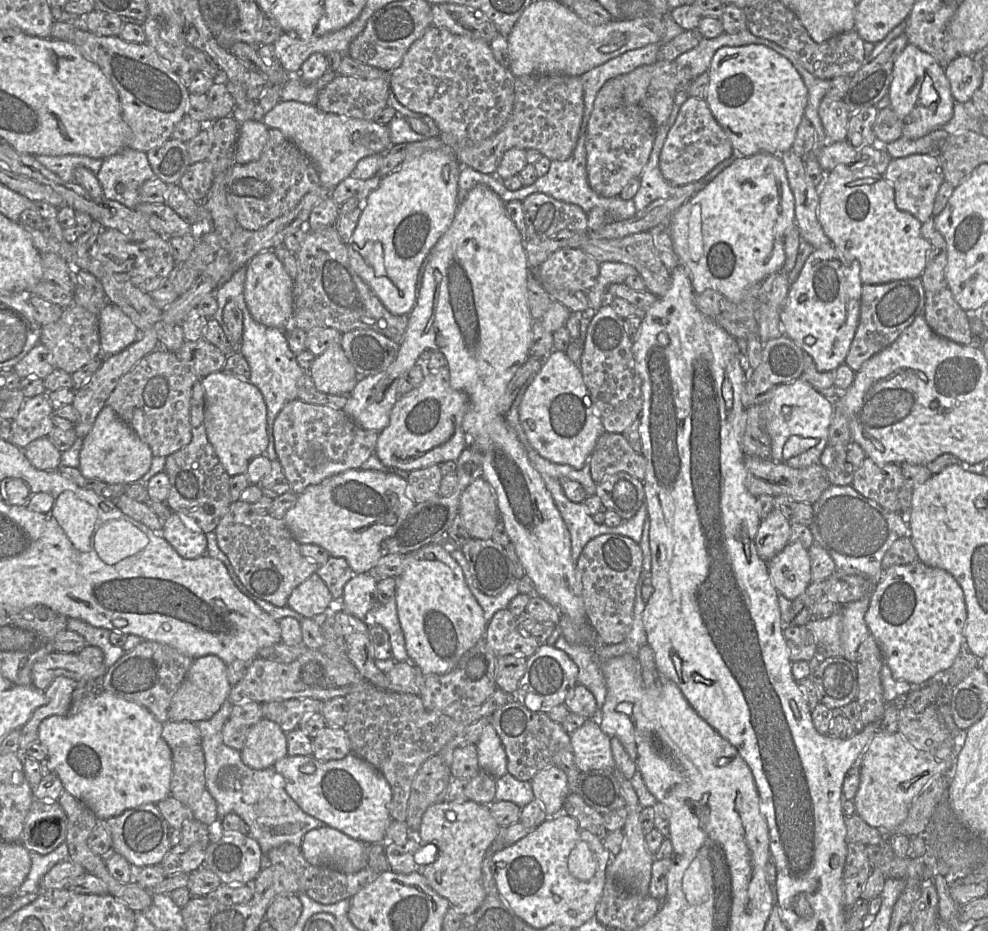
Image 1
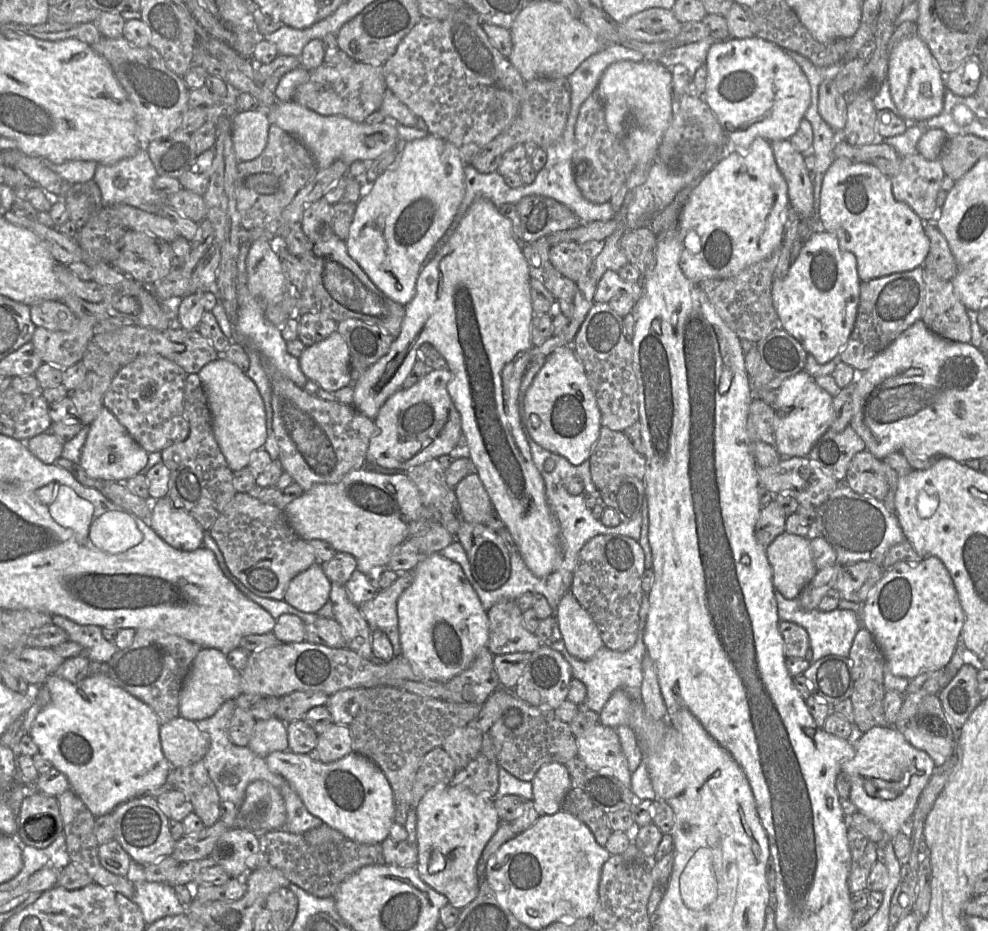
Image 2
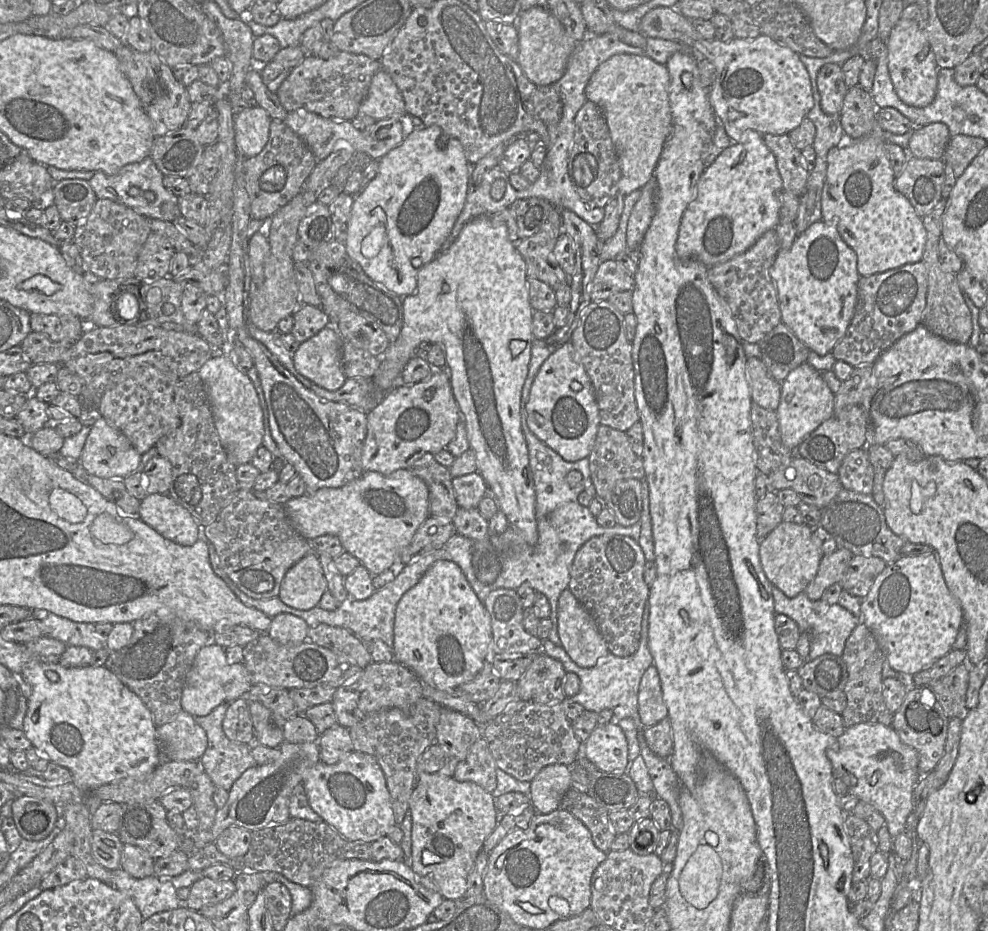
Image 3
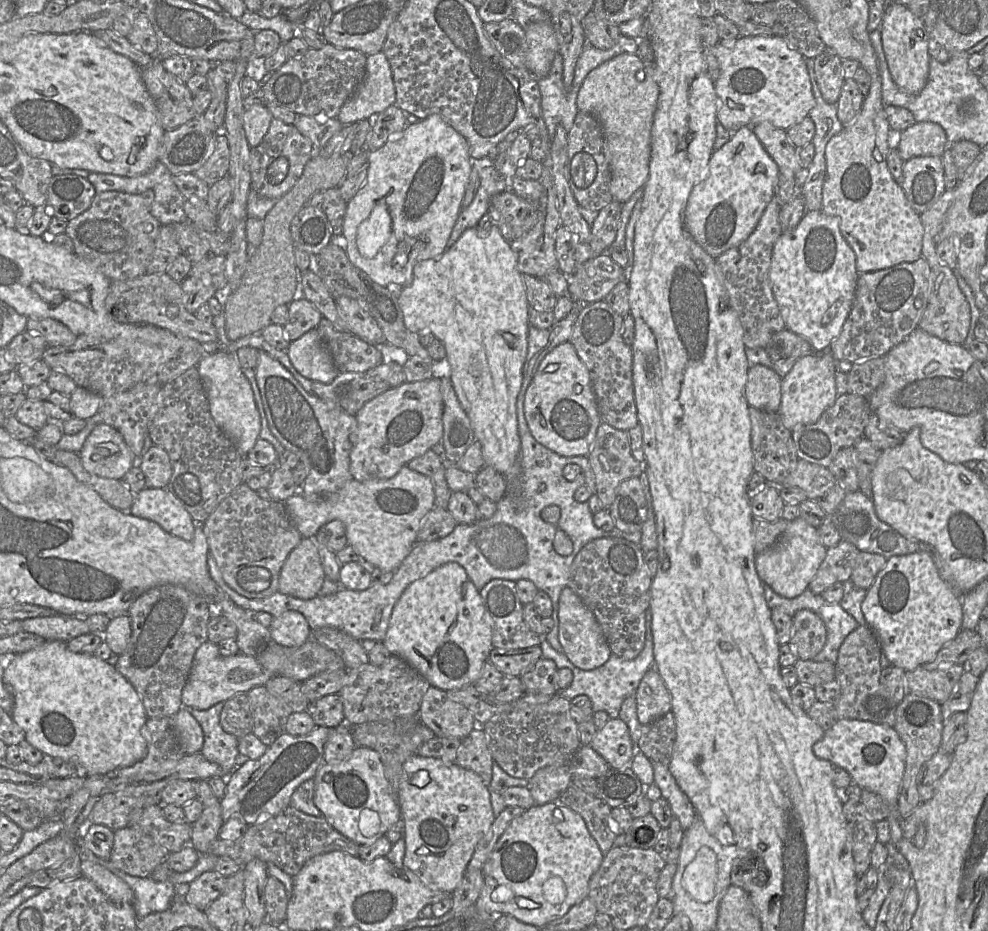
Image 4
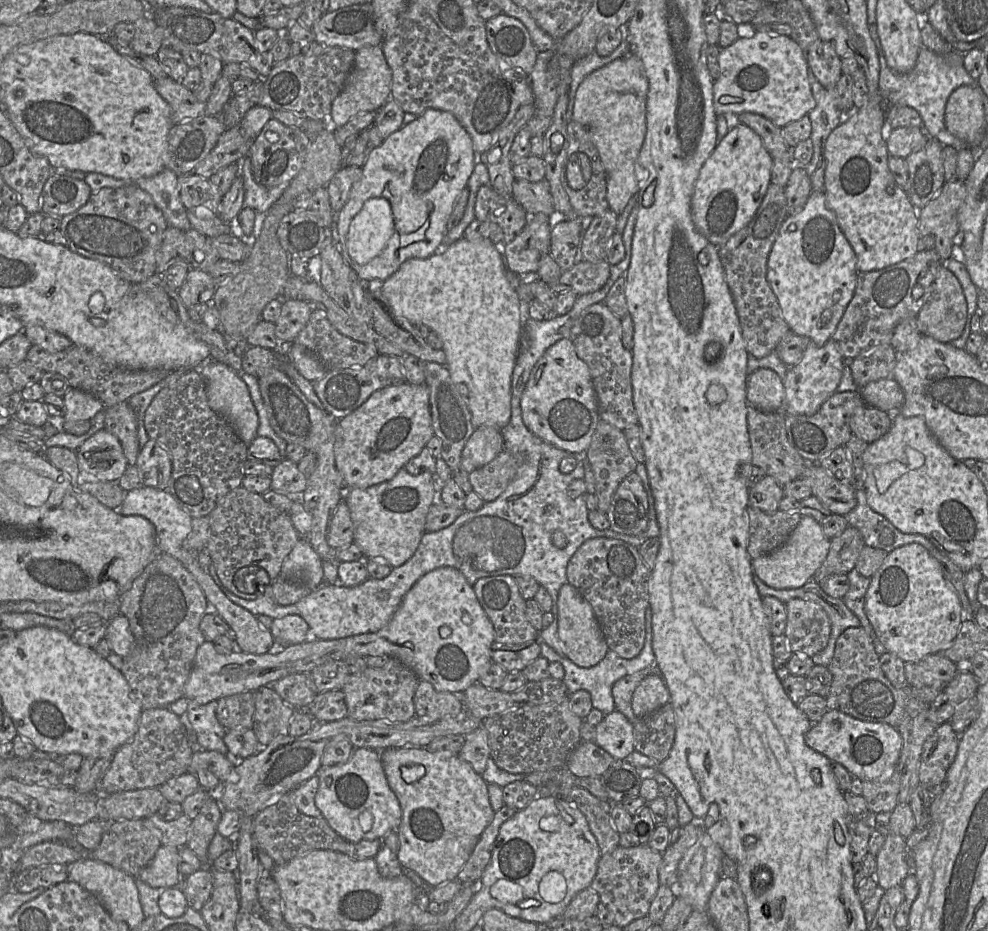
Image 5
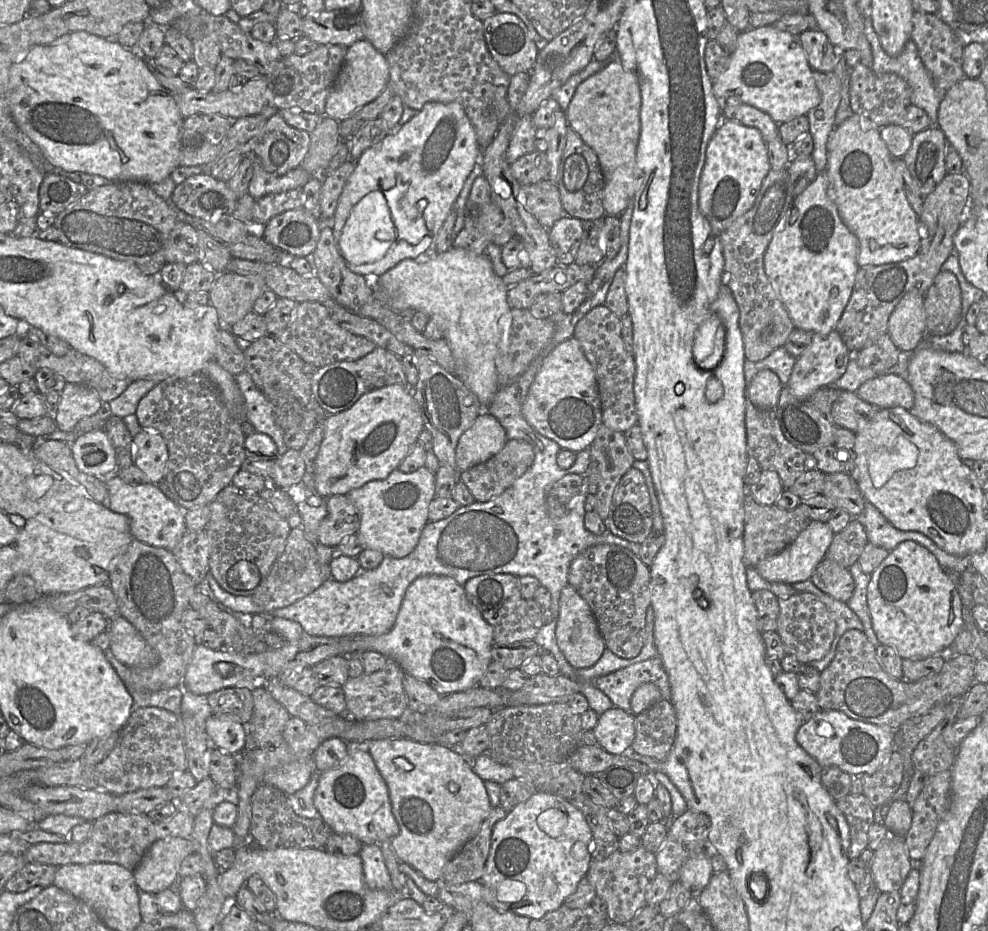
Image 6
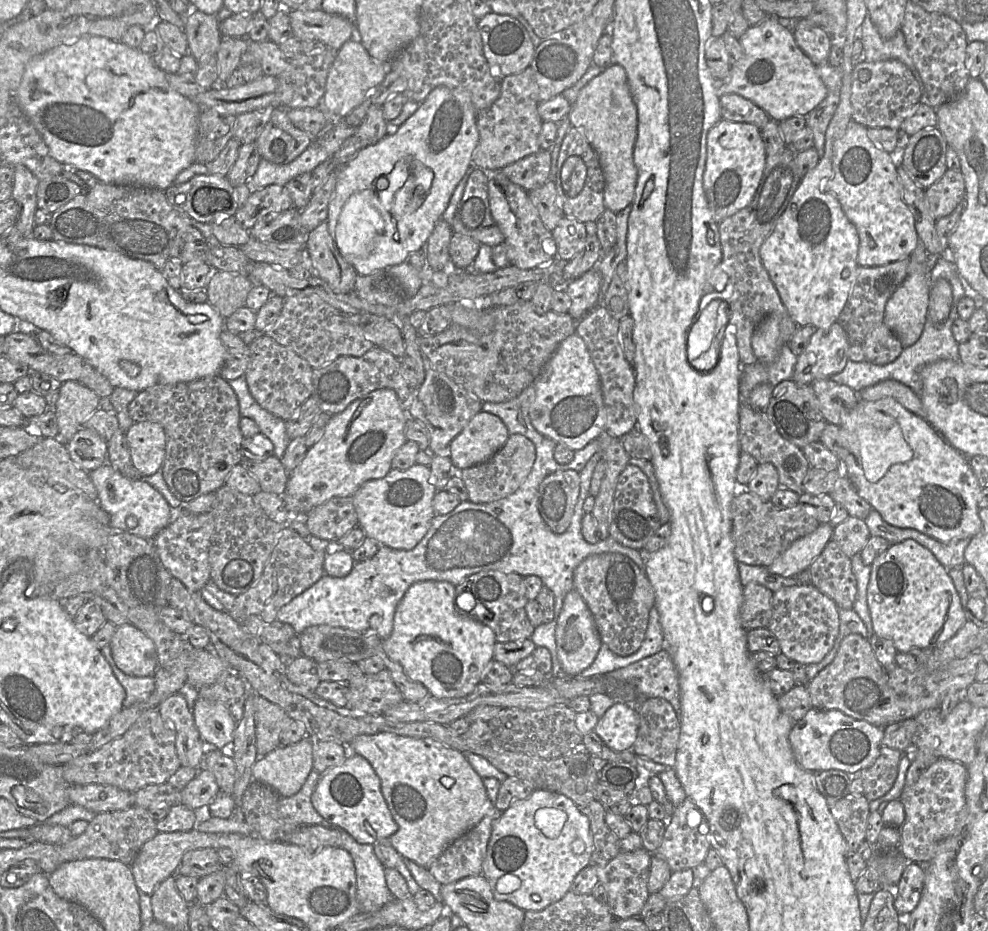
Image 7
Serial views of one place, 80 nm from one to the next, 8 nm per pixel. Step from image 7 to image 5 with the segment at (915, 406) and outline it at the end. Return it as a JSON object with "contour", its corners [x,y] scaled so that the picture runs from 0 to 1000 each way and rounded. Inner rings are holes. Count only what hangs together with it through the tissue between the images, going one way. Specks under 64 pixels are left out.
{"contour":[[[903,405],[883,409],[869,417],[874,432],[904,447],[915,432],[915,421]]]}

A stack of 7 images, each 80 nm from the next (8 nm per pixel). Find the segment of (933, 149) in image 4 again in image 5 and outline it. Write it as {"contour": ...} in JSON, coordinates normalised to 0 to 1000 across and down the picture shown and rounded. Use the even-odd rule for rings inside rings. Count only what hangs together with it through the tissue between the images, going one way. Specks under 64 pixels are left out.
{"contour":[[[912,136],[903,139],[897,150],[902,168],[918,170],[921,165],[932,161],[941,147],[931,136]]]}

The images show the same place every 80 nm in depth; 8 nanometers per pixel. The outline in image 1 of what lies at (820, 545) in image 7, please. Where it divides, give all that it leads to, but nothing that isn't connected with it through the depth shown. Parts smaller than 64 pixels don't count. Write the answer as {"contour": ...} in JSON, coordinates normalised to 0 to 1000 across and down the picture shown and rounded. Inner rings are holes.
{"contour":[[[798,583],[777,604],[777,613],[785,635],[803,646],[822,625],[821,603],[810,583]]]}

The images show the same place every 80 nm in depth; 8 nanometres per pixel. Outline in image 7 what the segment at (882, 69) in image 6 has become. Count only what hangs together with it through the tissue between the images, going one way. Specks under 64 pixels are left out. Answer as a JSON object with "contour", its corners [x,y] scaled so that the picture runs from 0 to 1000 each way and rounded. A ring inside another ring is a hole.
{"contour":[[[878,14],[870,28],[870,42],[877,66],[909,64],[917,70],[931,88],[930,78],[920,59],[913,33],[909,33],[902,42],[893,41]]]}

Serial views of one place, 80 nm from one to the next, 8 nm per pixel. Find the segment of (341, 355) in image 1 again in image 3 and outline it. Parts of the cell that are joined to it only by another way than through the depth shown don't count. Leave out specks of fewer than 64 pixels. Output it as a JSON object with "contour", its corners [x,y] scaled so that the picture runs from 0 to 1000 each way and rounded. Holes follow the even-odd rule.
{"contour":[[[334,345],[330,352],[304,368],[296,382],[299,396],[330,419],[345,417],[351,407],[345,391],[346,366]]]}

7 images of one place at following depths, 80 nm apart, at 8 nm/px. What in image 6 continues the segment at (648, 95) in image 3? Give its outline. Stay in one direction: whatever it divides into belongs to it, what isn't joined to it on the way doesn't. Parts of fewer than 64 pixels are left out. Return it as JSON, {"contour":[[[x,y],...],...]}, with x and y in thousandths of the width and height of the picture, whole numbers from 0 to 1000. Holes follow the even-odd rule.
{"contour":[[[621,64],[584,93],[573,120],[576,135],[588,146],[605,168],[612,191],[610,220],[613,231],[628,233],[635,221],[641,217],[651,194],[652,185],[644,174],[644,161],[649,141],[648,119],[649,99],[645,82],[633,74],[627,64]]]}

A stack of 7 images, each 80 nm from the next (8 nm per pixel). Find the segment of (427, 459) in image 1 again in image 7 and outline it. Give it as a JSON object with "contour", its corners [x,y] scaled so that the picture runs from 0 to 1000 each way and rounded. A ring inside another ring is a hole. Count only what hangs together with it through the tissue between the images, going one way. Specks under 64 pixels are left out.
{"contour":[[[394,417],[377,420],[357,431],[345,444],[337,446],[325,472],[312,481],[309,492],[291,510],[288,527],[283,532],[291,550],[312,552],[337,534],[357,533],[369,518],[390,512],[397,504],[396,495],[400,485],[412,474],[411,451],[412,439],[401,421]]]}

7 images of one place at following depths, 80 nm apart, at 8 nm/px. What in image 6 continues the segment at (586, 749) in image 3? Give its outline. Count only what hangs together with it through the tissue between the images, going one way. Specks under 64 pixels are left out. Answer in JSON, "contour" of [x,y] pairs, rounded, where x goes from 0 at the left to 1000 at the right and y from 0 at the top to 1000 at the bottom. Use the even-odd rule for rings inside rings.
{"contour":[[[621,758],[606,769],[600,787],[614,808],[634,811],[643,794],[643,769]]]}

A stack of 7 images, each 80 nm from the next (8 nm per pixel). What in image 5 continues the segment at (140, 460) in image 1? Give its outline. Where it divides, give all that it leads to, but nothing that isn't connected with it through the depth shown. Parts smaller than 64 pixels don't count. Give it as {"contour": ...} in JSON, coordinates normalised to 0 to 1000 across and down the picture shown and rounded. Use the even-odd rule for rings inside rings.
{"contour":[[[107,461],[90,469],[77,489],[81,506],[105,518],[119,518],[131,501],[119,470]]]}

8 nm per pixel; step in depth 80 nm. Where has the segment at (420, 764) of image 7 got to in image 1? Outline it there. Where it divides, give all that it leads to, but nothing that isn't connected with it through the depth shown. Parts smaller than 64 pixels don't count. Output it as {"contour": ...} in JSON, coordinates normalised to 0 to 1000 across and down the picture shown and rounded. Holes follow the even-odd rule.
{"contour":[[[448,860],[432,868],[422,899],[443,911],[442,923],[430,930],[427,940],[434,952],[451,965],[468,983],[481,980],[492,963],[488,943],[489,922],[504,898],[506,886],[497,875],[495,865],[480,860]]]}

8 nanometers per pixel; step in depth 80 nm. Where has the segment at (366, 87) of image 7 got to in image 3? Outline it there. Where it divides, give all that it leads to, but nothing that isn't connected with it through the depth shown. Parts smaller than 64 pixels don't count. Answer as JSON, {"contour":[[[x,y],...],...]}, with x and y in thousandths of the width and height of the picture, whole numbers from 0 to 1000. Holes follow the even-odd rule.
{"contour":[[[387,73],[378,82],[360,127],[374,125],[383,130],[410,124],[412,119],[408,103],[396,82]]]}

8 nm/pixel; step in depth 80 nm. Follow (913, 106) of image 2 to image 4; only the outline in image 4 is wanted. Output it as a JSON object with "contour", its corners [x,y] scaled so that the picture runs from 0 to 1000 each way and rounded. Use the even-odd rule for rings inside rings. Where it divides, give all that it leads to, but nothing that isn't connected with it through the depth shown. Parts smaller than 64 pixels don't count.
{"contour":[[[899,2],[894,13],[891,35],[900,77],[905,89],[917,101],[931,100],[939,86],[942,63],[934,21],[927,18],[918,6]]]}

